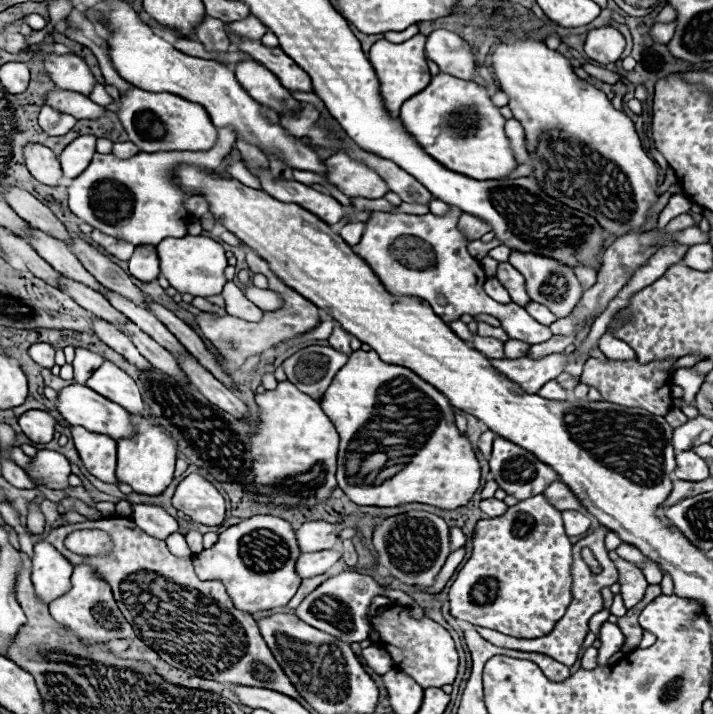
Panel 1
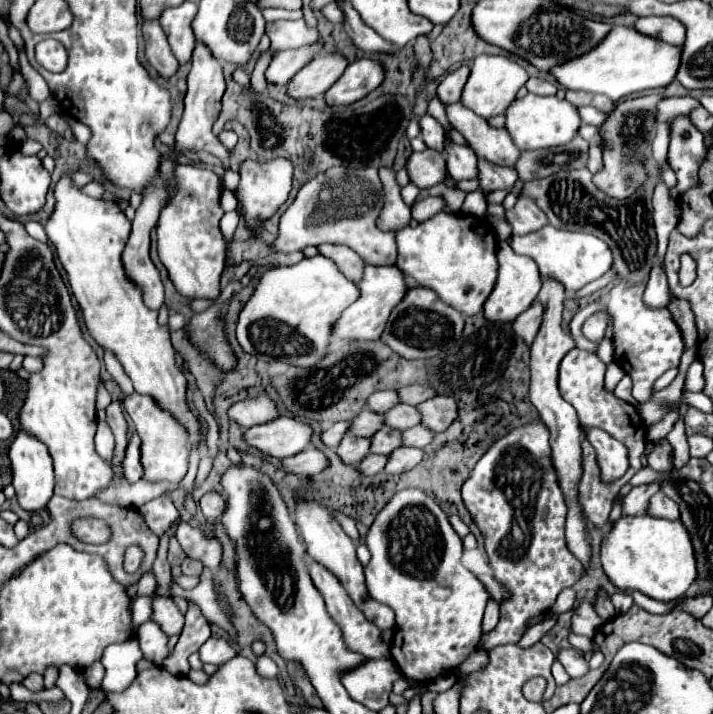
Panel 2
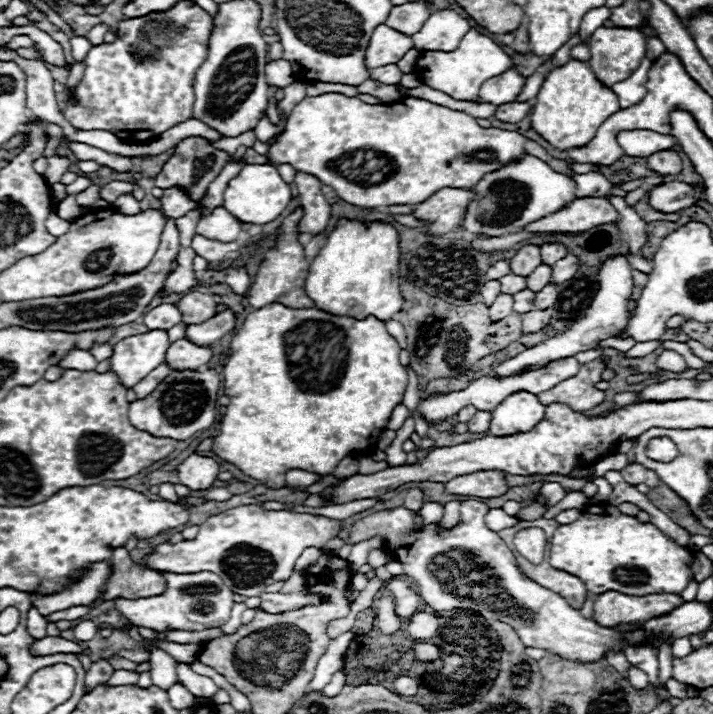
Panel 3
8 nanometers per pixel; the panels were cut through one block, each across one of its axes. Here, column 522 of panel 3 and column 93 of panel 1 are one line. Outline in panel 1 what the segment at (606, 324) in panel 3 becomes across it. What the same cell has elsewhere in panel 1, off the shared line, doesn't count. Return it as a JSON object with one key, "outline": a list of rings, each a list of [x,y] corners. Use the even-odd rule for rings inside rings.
{"outline":[[[76,348],[76,358],[72,362],[72,366],[74,366],[74,380],[78,384],[84,384],[90,378],[92,370],[96,370],[102,362],[104,362],[102,354],[86,350],[86,348]]]}

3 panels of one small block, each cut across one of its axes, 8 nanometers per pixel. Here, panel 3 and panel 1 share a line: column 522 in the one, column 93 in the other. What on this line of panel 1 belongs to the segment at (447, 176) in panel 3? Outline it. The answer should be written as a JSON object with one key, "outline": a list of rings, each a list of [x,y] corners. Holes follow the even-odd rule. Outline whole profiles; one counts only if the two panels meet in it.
{"outline":[[[80,136],[74,142],[70,142],[60,154],[64,176],[76,178],[78,174],[82,174],[88,168],[94,152],[96,152],[96,136]]]}

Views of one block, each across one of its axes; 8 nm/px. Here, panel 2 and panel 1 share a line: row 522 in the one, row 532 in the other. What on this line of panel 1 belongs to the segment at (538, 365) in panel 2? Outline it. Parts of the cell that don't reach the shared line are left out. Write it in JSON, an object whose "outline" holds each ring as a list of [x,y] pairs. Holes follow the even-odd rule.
{"outline":[[[564,510],[562,520],[564,520],[564,528],[566,528],[568,536],[580,536],[580,534],[588,532],[590,524],[592,524],[592,520],[586,514],[576,512],[576,510]]]}

